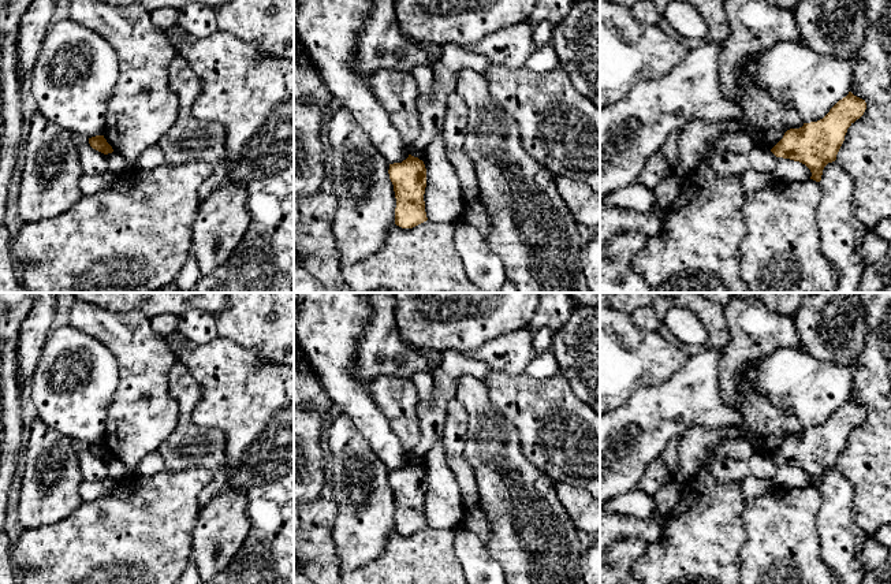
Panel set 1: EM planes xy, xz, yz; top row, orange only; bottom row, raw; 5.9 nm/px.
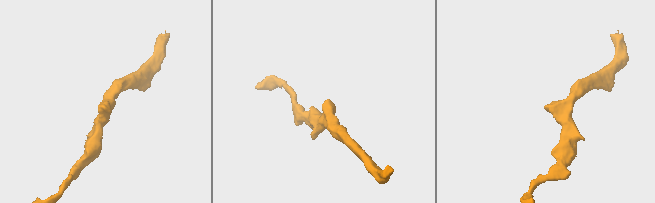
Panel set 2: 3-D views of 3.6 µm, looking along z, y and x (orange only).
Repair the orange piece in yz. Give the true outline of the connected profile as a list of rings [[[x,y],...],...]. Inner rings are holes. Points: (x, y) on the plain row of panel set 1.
[[[849,398],[823,425],[787,436],[771,458],[776,464],[805,470],[812,479],[810,486],[820,488],[824,473],[836,466],[847,435],[865,416],[865,406]]]

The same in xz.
[[[409,461],[402,469],[389,470],[396,514],[395,531],[413,535],[428,527],[425,518],[426,475],[422,466]]]

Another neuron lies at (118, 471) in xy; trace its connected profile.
[[[112,458],[105,461],[108,470],[109,470],[109,477],[113,481],[120,481],[133,475],[133,472],[118,458]]]

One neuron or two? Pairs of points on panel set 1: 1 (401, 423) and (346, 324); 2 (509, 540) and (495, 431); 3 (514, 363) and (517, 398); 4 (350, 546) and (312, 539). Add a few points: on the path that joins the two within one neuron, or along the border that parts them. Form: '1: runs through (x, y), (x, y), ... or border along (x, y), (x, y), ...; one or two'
1: border along (366, 385), (371, 397), (383, 413); two
2: runs through (509, 513), (509, 487), (498, 473), (496, 458); one
3: border along (492, 371), (503, 374), (524, 372); two
4: border along (336, 512), (334, 547), (342, 569); two

